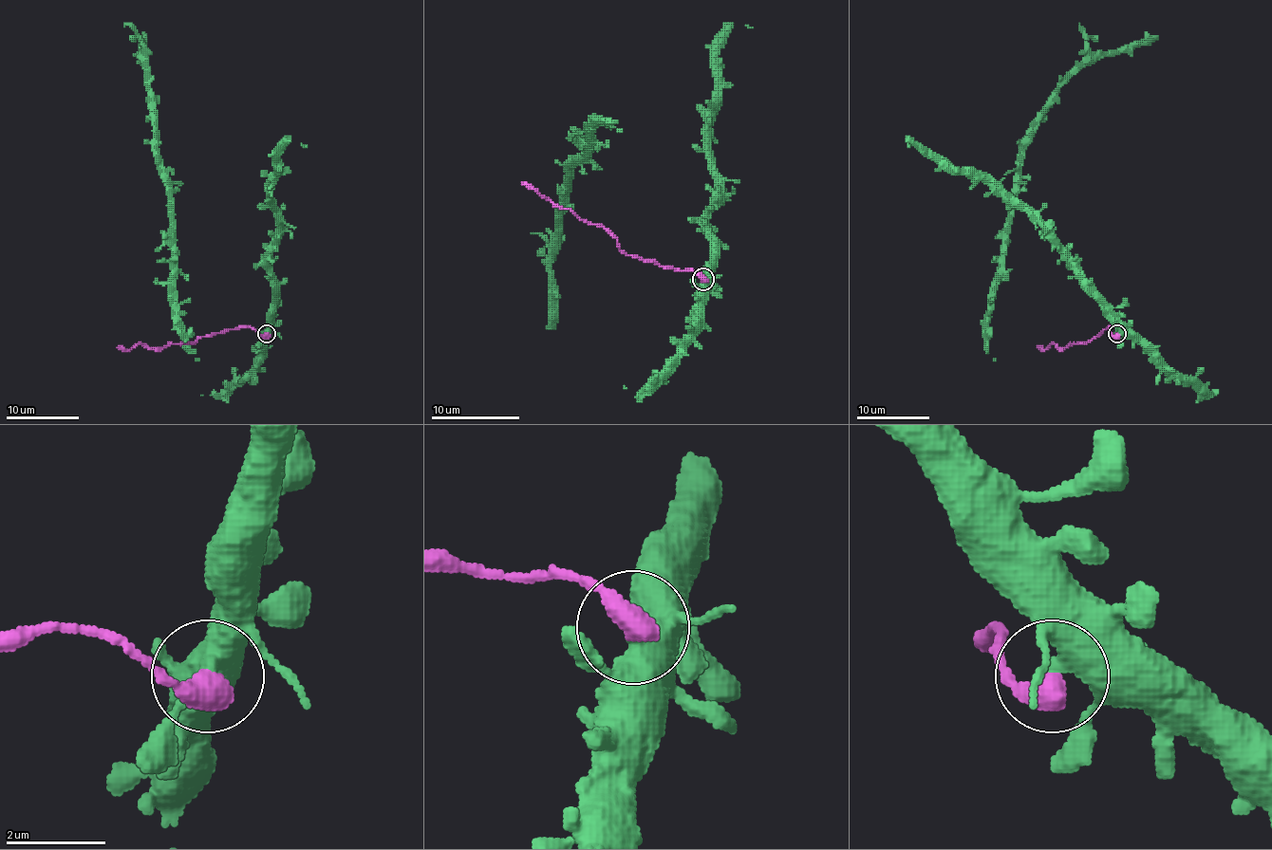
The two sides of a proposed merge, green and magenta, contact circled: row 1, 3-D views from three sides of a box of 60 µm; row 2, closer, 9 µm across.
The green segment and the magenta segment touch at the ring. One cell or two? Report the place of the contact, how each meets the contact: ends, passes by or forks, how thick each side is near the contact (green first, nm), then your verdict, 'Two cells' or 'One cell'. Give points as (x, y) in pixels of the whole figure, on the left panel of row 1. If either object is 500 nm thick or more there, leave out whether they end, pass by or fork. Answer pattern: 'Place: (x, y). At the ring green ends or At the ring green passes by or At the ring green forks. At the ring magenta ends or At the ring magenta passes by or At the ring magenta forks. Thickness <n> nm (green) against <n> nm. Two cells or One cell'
Place: (266, 333). Thickness 550 nm (green) against 550 nm. Two cells

